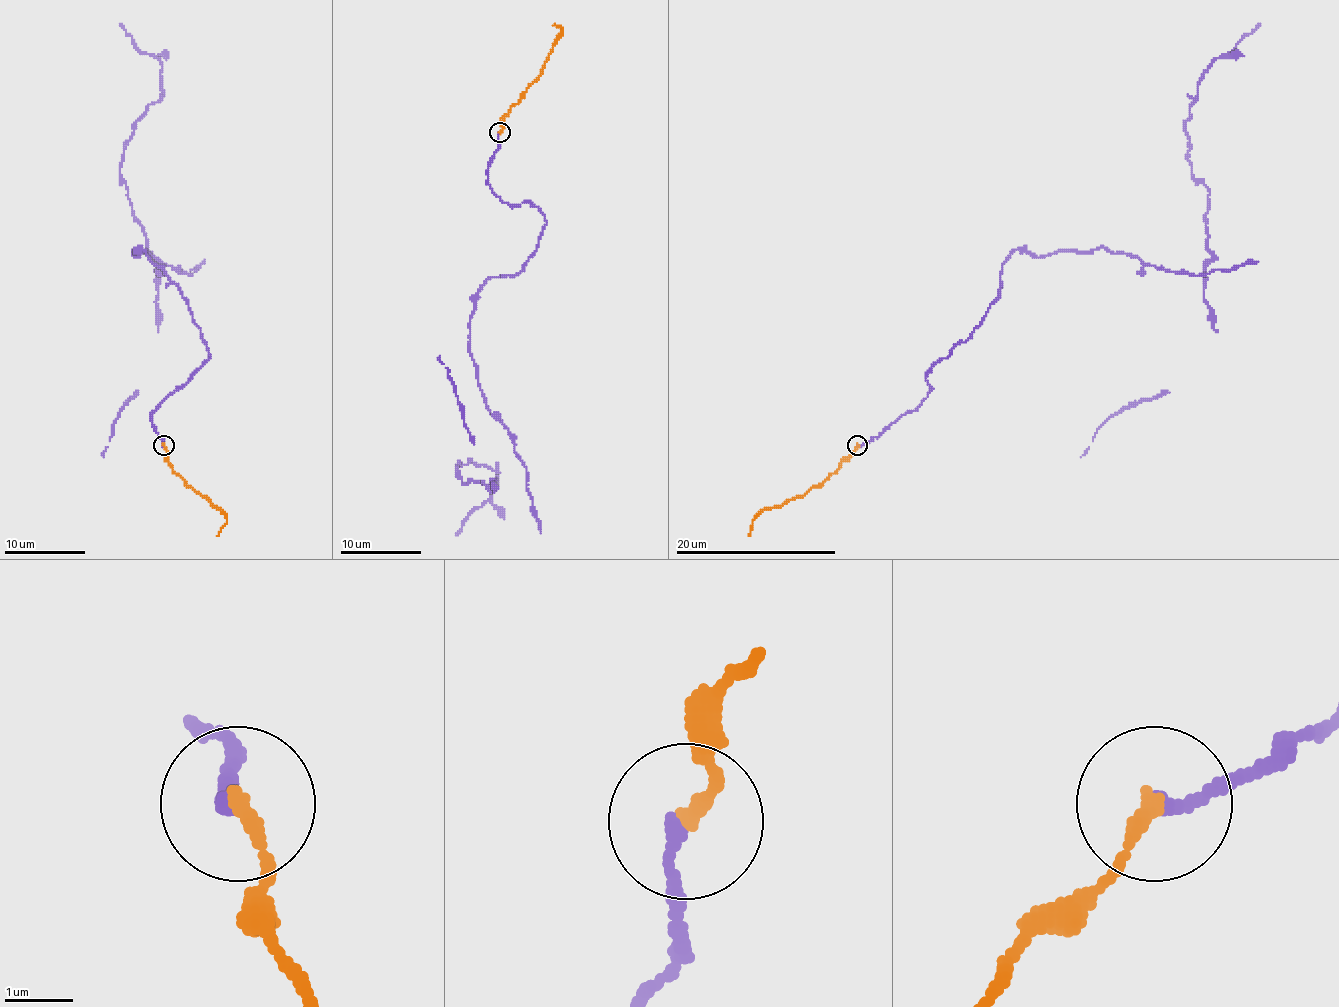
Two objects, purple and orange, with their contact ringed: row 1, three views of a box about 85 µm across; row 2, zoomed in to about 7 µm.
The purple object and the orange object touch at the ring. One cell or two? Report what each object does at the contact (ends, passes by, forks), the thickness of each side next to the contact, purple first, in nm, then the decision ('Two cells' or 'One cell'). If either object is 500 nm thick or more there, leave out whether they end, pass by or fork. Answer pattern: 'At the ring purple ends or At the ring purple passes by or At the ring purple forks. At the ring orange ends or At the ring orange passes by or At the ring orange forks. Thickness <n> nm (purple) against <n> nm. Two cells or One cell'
At the ring purple ends. At the ring orange ends. Thickness 200 nm (purple) against 240 nm. One cell

